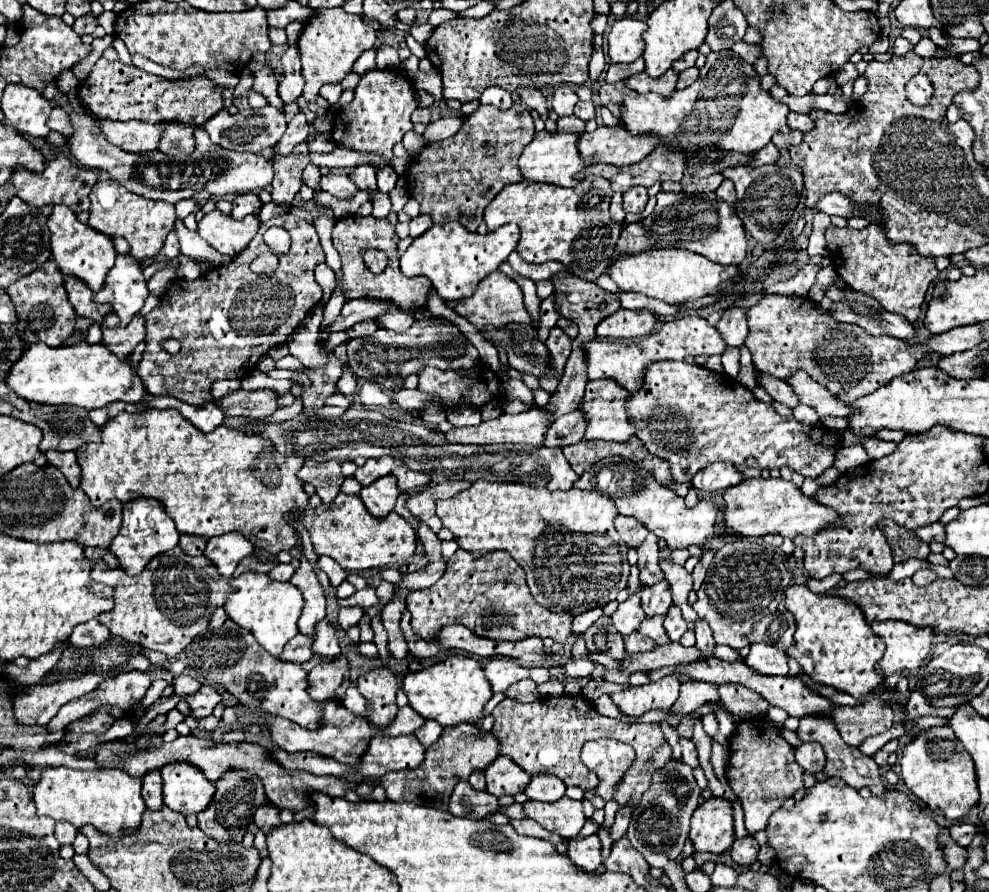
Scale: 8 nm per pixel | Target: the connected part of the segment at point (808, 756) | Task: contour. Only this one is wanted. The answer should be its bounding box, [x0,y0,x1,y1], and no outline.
[795,742,826,775]

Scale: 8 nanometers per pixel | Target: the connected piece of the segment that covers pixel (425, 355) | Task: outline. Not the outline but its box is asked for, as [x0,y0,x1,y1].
[347,319,479,393]

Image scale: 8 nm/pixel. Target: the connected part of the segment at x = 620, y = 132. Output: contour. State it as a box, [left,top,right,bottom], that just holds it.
[579,125,659,165]

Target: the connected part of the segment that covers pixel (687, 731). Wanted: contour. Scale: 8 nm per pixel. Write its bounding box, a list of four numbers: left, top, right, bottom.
[677,713,701,737]

